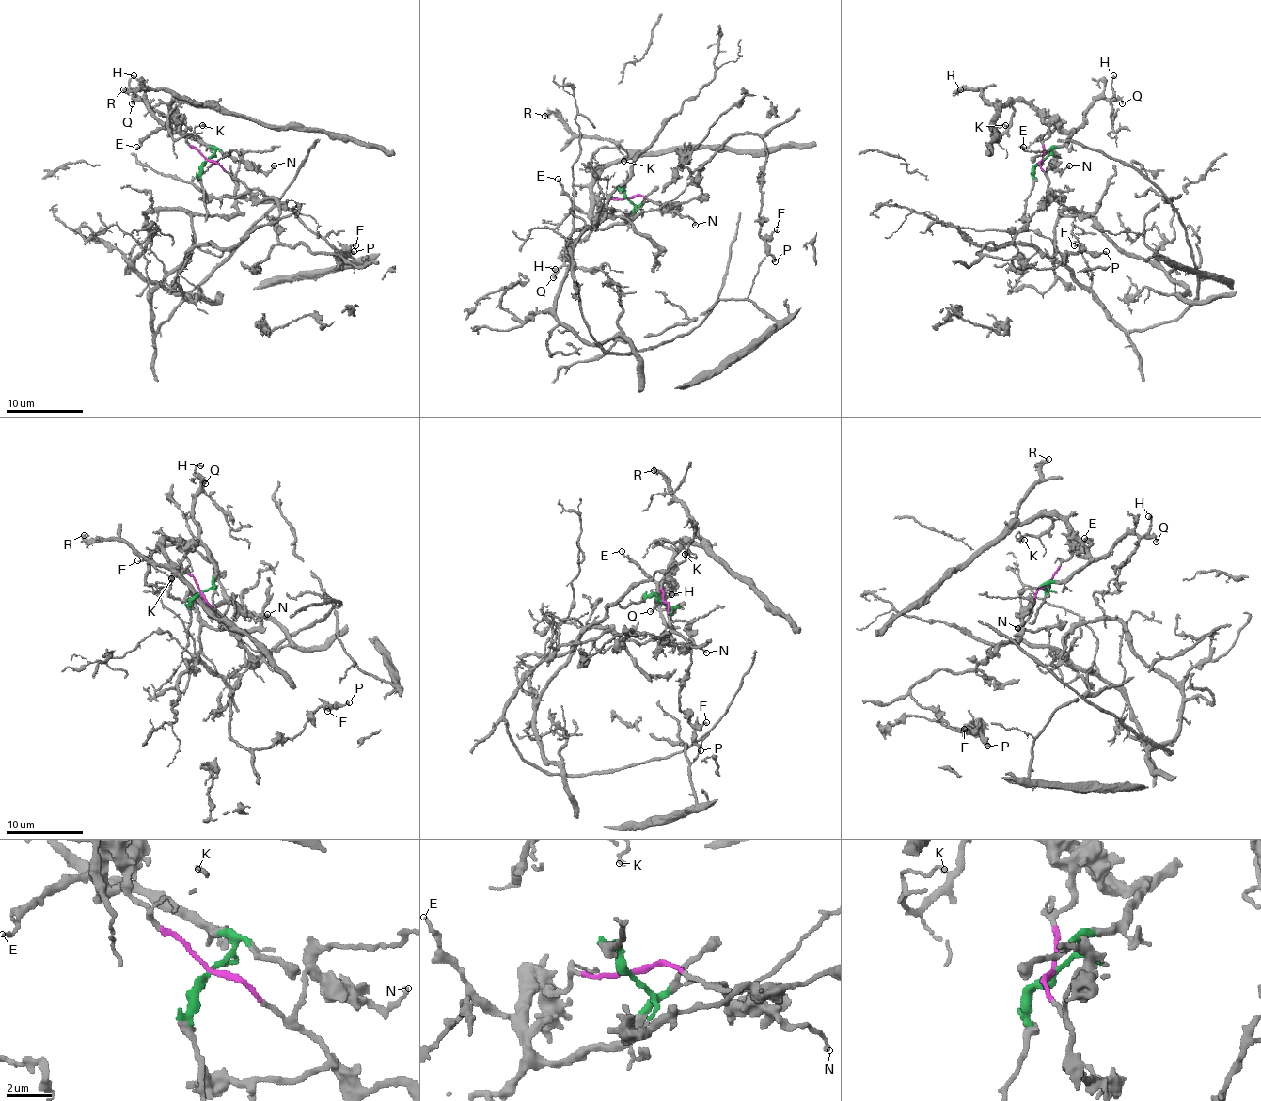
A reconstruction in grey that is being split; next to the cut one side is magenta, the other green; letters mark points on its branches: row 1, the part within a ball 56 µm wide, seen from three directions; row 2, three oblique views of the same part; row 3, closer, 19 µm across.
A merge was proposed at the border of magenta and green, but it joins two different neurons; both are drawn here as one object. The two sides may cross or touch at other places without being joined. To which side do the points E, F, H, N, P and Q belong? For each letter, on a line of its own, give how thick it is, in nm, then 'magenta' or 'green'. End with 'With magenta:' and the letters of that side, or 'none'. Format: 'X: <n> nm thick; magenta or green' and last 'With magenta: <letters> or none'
E: 130 nm thick; green
F: 180 nm thick; magenta
H: 170 nm thick; green
N: 170 nm thick; magenta
P: 280 nm thick; magenta
Q: 200 nm thick; green
With magenta: F, N, P

